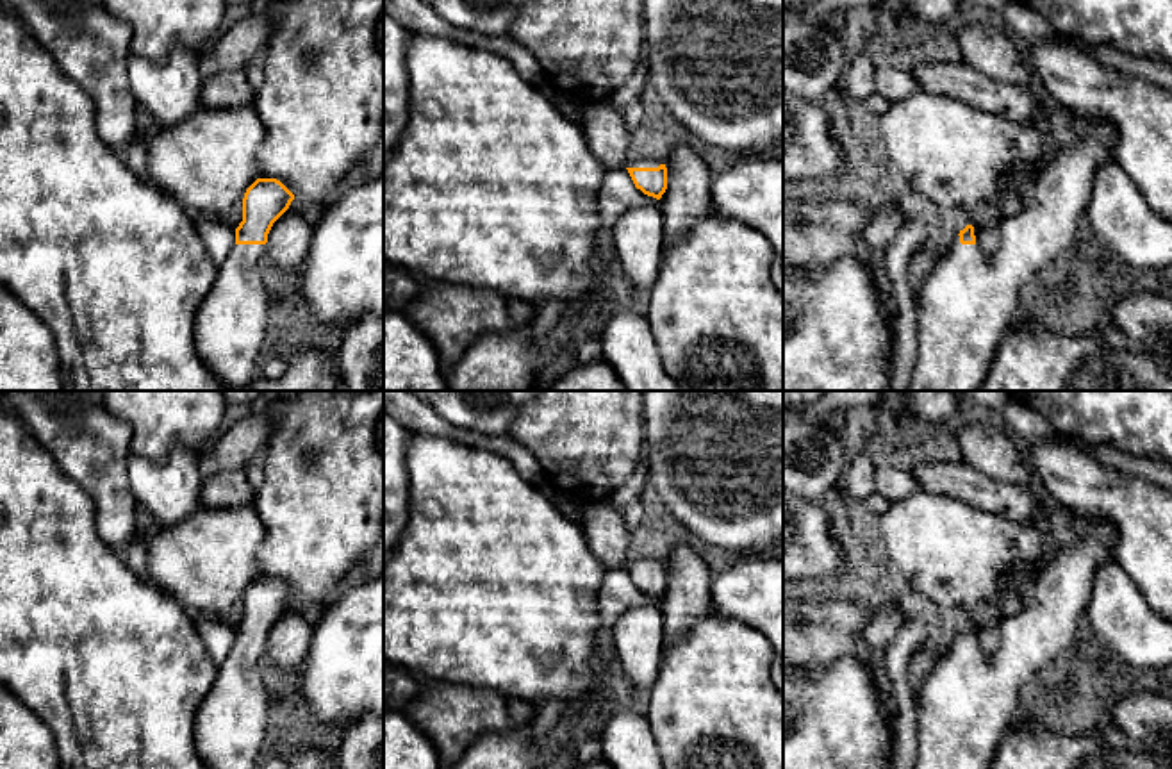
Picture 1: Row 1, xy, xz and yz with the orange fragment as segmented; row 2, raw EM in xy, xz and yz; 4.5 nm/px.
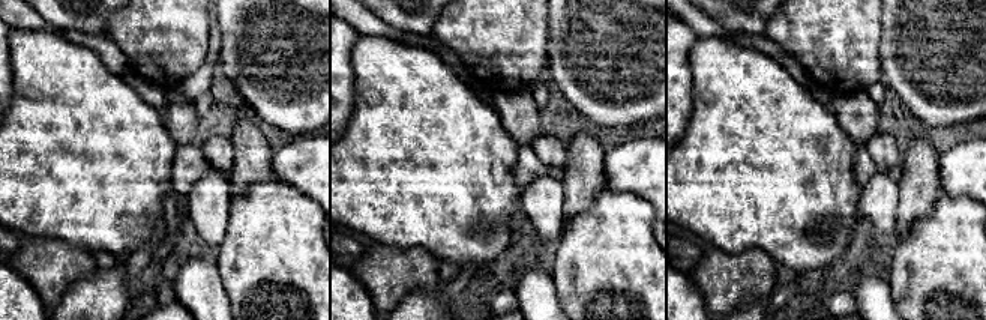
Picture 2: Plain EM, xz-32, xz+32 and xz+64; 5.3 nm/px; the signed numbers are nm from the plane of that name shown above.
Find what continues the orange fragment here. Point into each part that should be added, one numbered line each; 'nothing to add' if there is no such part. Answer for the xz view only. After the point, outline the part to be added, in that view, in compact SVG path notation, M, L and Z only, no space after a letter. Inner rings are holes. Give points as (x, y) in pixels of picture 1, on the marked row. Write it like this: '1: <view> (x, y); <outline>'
1: xz (641, 163); M637 159L628 162L624 168L658 168L660 162L655 159Z

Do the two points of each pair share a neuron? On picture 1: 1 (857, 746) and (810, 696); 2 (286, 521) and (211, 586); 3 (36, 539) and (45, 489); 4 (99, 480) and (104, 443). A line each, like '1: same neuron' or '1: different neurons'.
1: same neuron
2: different neurons
3: same neuron
4: same neuron

